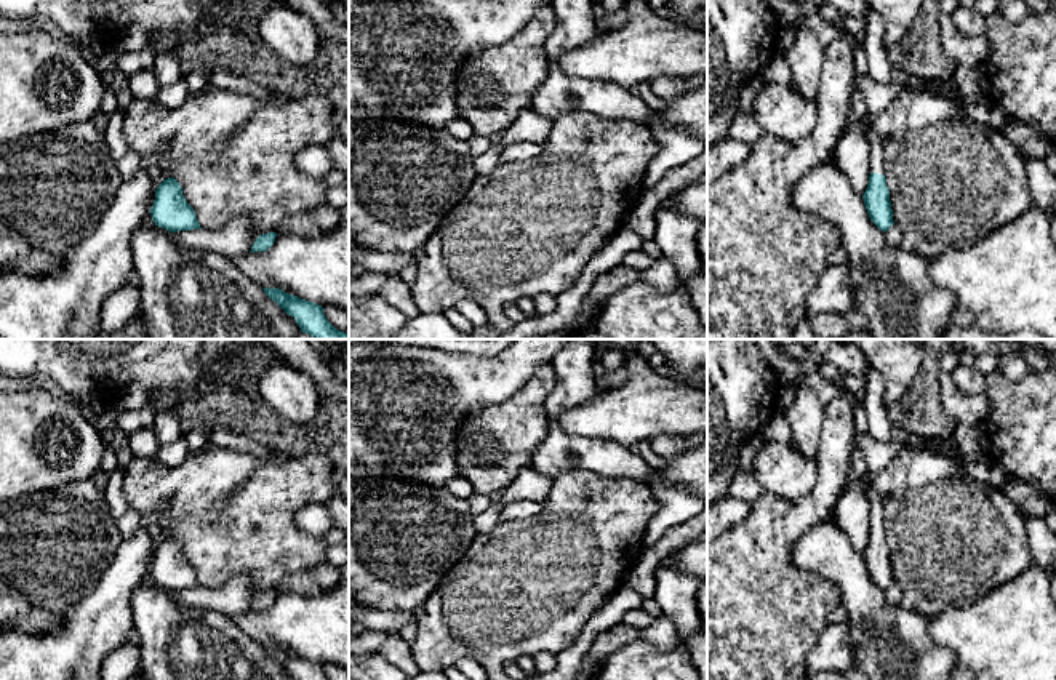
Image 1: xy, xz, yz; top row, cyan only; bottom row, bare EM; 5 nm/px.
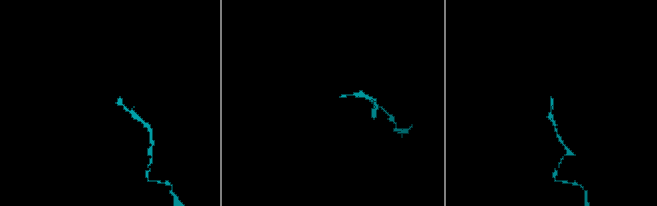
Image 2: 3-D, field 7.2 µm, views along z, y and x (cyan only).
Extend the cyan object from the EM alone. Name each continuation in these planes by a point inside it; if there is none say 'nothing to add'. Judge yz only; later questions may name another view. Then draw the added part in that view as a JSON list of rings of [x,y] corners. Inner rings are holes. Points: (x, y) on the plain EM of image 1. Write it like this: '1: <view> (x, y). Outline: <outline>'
1: yz (860, 468). Outline: [[[853,446],[850,464],[851,464],[851,475],[858,477],[864,483],[866,493],[870,501],[870,531],[878,531],[885,534],[883,506],[874,486],[874,474],[870,472],[864,454],[856,446]]]

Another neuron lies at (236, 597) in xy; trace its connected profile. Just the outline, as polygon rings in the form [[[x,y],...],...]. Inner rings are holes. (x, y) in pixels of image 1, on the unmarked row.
[[[234,578],[222,587],[192,587],[171,590],[176,600],[190,610],[214,610],[230,618],[251,610],[259,595],[253,579]]]

